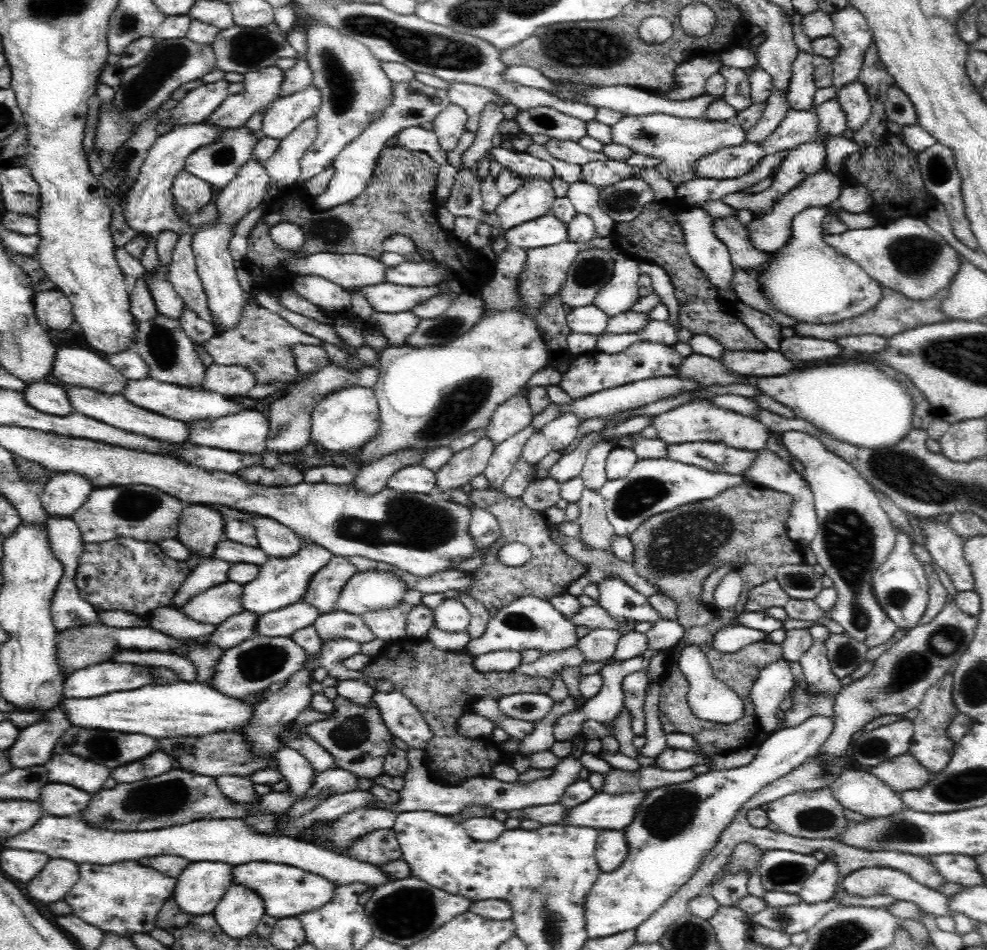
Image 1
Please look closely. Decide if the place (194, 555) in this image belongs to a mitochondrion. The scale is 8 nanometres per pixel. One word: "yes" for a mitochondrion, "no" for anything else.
no

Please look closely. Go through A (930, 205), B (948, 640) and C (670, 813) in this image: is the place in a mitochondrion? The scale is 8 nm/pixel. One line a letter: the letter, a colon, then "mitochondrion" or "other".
A: other
B: mitochondrion
C: mitochondrion

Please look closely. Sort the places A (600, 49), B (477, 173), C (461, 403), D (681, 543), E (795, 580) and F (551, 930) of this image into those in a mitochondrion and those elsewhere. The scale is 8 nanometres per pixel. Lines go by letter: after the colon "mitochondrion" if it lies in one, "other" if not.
A: mitochondrion
B: other
C: mitochondrion
D: mitochondrion
E: mitochondrion
F: mitochondrion

